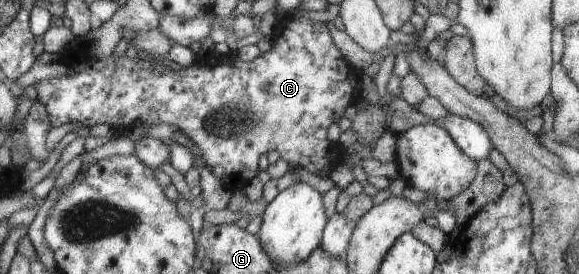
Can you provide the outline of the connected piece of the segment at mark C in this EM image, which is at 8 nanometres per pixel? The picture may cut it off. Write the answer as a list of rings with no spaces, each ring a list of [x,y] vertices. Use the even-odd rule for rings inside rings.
[[[285,16],[278,20],[278,24],[274,27],[274,31],[271,35],[273,47],[267,51],[267,53],[262,53],[257,59],[253,59],[251,63],[244,63],[241,59],[238,59],[237,54],[229,55],[225,62],[223,61],[212,61],[210,59],[198,61],[193,66],[181,66],[180,68],[174,64],[171,64],[167,58],[159,57],[159,60],[153,59],[143,53],[143,51],[138,52],[135,59],[129,59],[126,55],[117,56],[113,53],[109,53],[109,57],[97,57],[96,59],[90,59],[87,55],[77,55],[79,48],[73,46],[69,51],[63,54],[65,64],[68,69],[68,74],[66,76],[62,75],[60,78],[53,79],[43,79],[35,83],[33,86],[36,88],[38,100],[40,100],[46,107],[49,113],[49,120],[51,121],[51,126],[59,127],[61,125],[69,123],[81,123],[87,124],[89,126],[95,126],[98,124],[107,124],[115,132],[124,132],[129,130],[132,126],[136,126],[137,121],[141,121],[147,126],[156,124],[168,124],[173,125],[176,129],[179,129],[187,138],[192,140],[199,147],[201,157],[205,161],[205,166],[209,167],[209,170],[219,181],[223,187],[227,187],[229,191],[237,192],[238,190],[244,190],[246,185],[255,177],[255,175],[260,172],[258,169],[259,157],[263,153],[268,153],[269,151],[277,151],[289,164],[290,170],[300,169],[307,173],[311,172],[312,175],[317,175],[317,177],[330,178],[332,171],[335,167],[331,166],[333,163],[337,164],[339,159],[335,159],[337,155],[331,155],[331,141],[327,137],[327,132],[329,127],[333,123],[337,124],[339,119],[344,117],[347,107],[351,106],[351,101],[353,101],[353,69],[349,67],[349,64],[344,59],[341,51],[335,46],[332,39],[332,35],[325,24],[310,21],[309,19],[293,18],[292,16]],[[159,66],[163,67],[163,72],[160,73],[155,71],[154,68]]]

